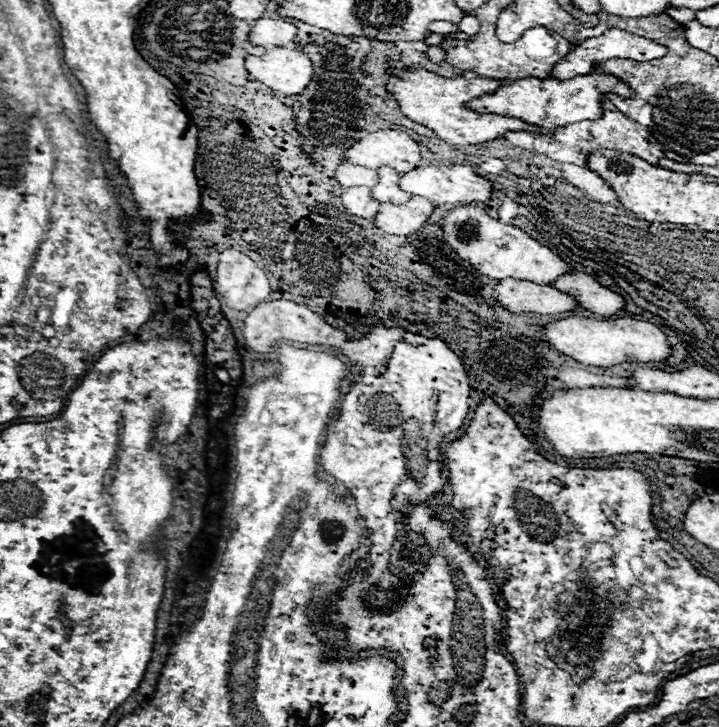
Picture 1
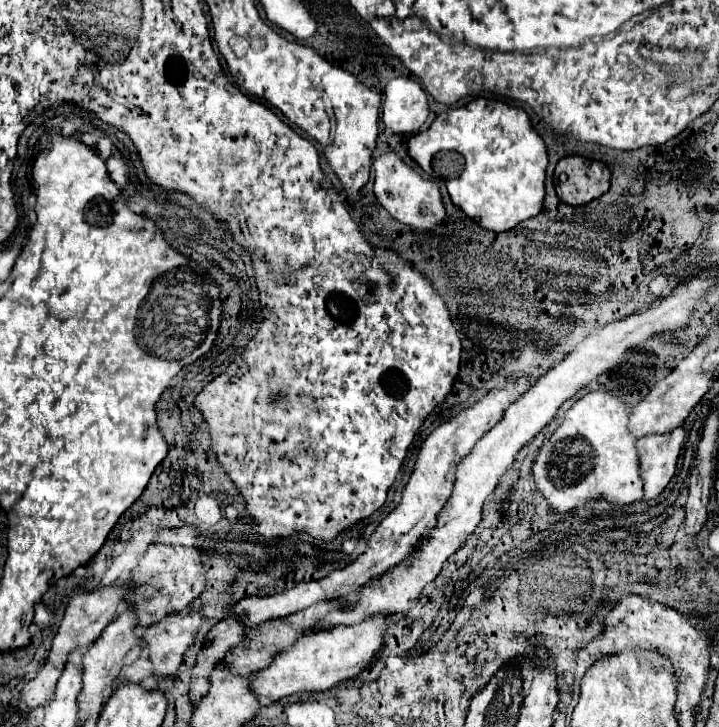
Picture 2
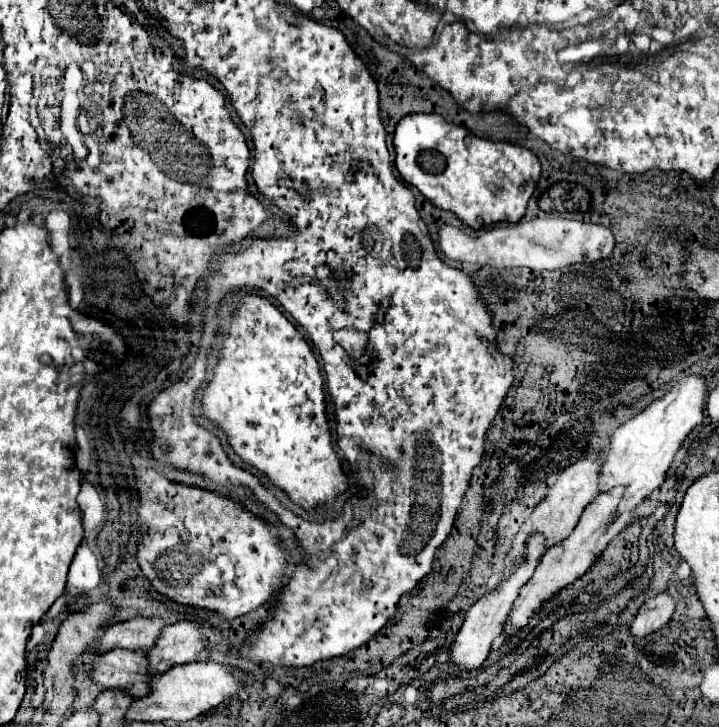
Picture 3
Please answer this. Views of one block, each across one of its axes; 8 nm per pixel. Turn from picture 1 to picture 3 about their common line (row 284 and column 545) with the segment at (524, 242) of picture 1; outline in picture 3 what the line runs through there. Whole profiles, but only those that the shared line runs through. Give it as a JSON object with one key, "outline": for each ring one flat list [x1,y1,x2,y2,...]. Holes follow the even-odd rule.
{"outline":[[540,534,532,536,532,538,530,538,530,544,528,544,528,554,526,554,528,558,514,570,512,578,508,578,506,582,502,582,498,590,492,590,492,592,488,592,486,596,482,596,482,598,468,610,466,620,464,620,462,628,458,630,456,640,454,640,452,648,450,648,450,662,452,662,452,664,456,664,456,666,458,666,460,670,464,670,464,672,472,672,472,670,478,670,478,668,486,662,486,658,488,658,488,654,490,654,490,644,492,644,492,640,502,634,502,624,504,624,504,620,506,620,506,616,508,616,508,612,510,612,510,608,512,608,512,604,514,604,514,600,518,598,518,590,528,582,528,578,530,578,532,572,536,570,536,564,540,562,544,550,546,550,544,538,542,538]]}

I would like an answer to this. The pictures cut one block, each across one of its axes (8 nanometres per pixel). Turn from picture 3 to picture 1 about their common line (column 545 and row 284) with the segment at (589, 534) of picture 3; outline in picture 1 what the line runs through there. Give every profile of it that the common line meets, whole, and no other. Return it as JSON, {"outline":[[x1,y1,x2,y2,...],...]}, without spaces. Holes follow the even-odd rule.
{"outline":[[582,272,564,274,554,282,554,286,564,294,574,296,582,308,604,318,618,314,626,306,626,300,618,292,612,292,610,288,596,282,594,276]]}

